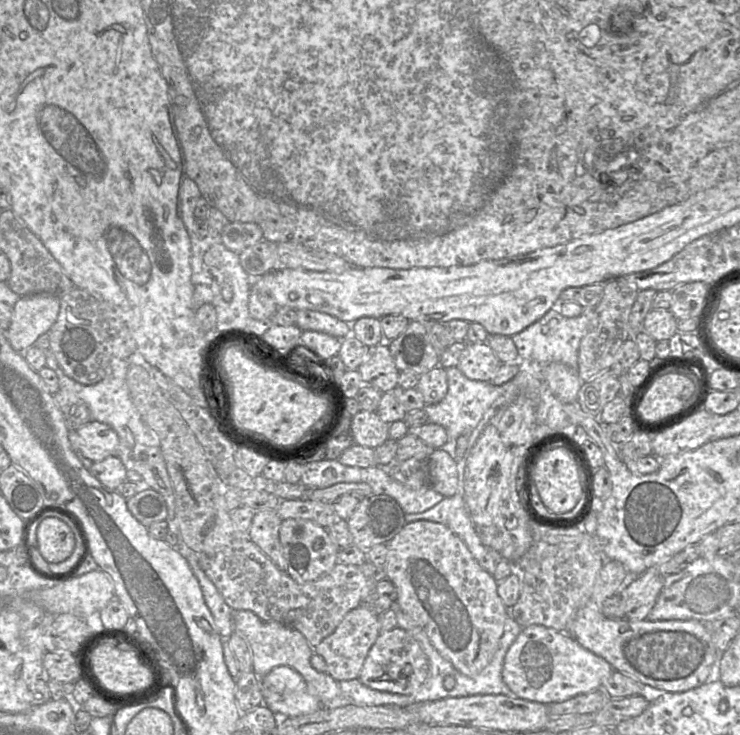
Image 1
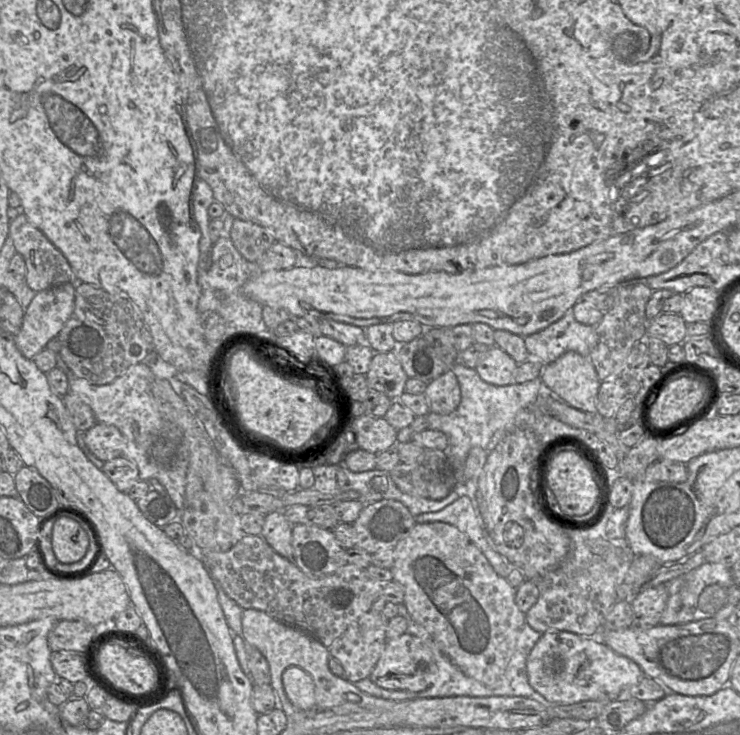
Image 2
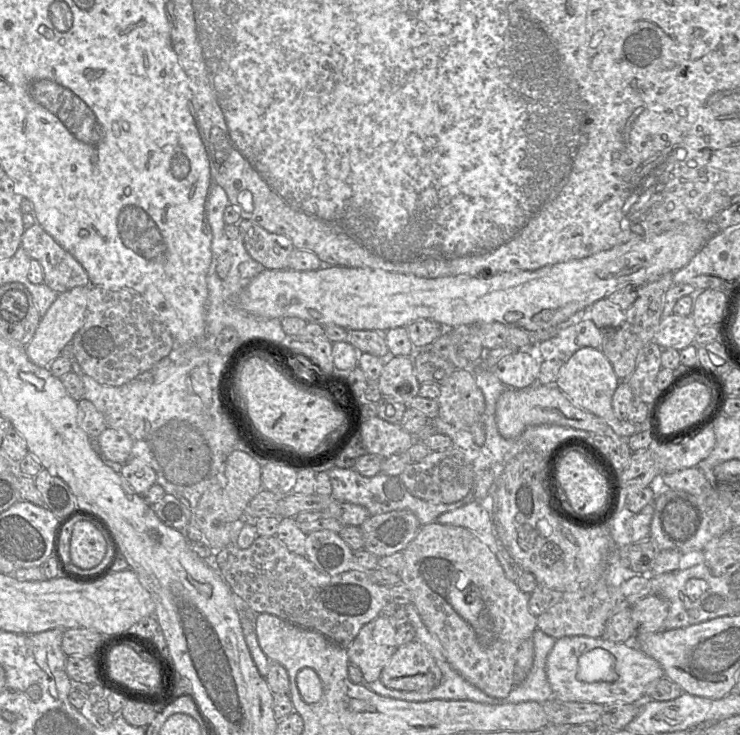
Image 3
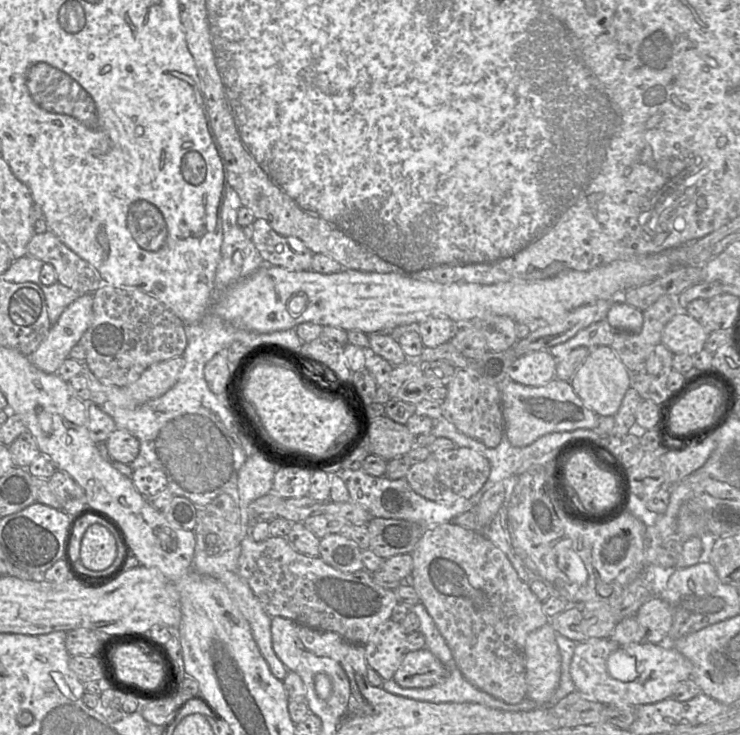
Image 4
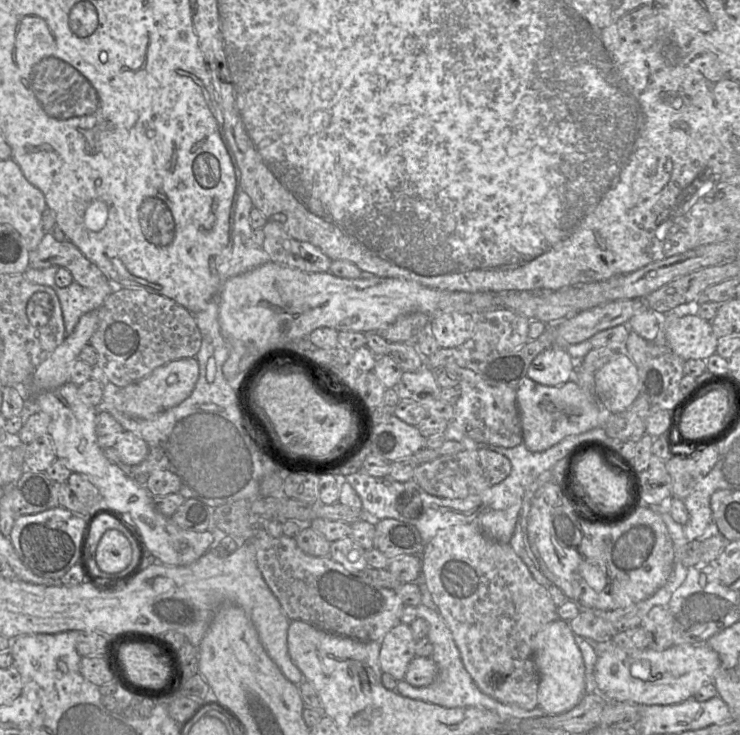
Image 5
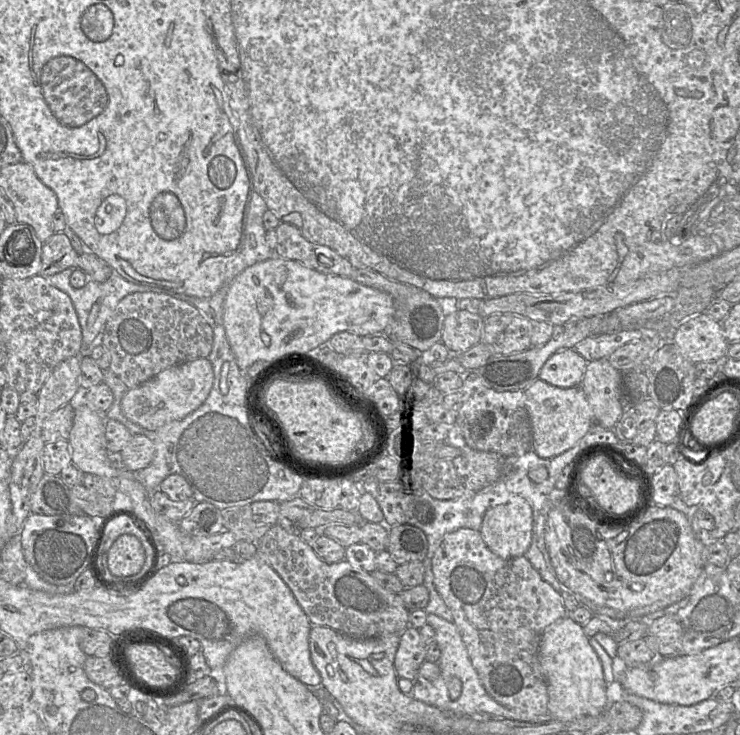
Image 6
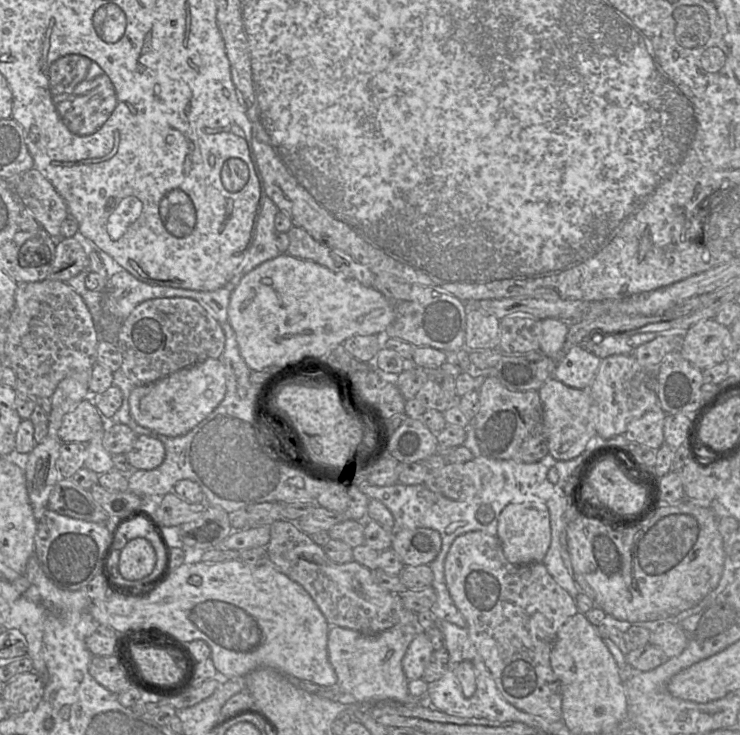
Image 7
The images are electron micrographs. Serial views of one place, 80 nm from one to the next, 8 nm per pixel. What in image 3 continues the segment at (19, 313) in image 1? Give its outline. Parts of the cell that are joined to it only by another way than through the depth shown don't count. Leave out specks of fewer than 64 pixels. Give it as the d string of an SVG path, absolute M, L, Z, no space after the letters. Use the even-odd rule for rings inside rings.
M80 286L58 294L56 300L41 317L33 338L23 347L29 360L42 368L48 368L61 355L61 351L71 343L74 335L84 324L87 294L88 287Z

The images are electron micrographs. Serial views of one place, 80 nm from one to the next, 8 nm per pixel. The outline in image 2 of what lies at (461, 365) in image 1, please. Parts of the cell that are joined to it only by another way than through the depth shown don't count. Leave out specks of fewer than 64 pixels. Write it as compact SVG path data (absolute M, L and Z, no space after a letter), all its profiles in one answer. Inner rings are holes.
M491 346L485 351L483 355L481 355L475 366L475 370L484 381L498 386L506 386L516 384L514 382L514 378L515 370L517 369L518 365L519 364L513 358L511 358L499 347Z

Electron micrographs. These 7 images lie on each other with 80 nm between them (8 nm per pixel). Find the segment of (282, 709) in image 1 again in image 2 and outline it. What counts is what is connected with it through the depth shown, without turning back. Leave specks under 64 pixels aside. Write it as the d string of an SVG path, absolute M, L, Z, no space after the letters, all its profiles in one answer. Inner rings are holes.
M297 666L289 667L283 672L281 680L286 698L295 709L314 710L314 681L306 671Z

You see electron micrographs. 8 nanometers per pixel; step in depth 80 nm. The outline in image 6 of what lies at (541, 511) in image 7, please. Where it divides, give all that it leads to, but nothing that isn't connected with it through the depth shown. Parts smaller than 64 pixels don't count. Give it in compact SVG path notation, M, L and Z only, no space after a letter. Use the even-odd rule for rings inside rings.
M507 499L487 511L479 531L487 546L496 555L505 559L524 556L532 543L533 507L528 501L517 501L514 506Z

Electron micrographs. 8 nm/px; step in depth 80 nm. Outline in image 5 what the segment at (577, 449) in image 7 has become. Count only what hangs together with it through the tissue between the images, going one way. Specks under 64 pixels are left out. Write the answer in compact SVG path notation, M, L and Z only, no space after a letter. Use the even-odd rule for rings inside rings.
M526 378L515 391L523 430L523 445L532 452L543 452L568 436L603 427L608 415L613 414L575 380L558 386L545 386Z

